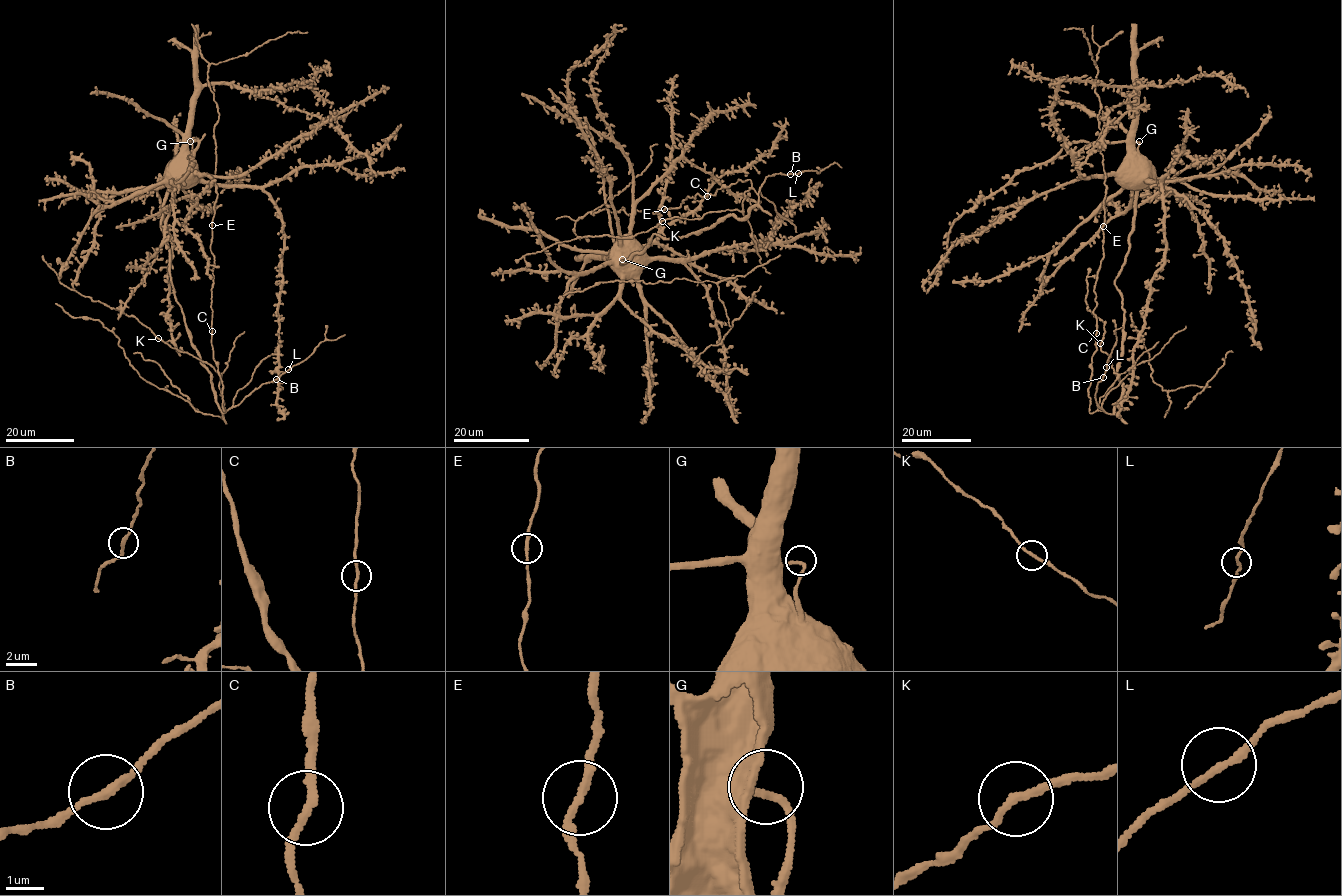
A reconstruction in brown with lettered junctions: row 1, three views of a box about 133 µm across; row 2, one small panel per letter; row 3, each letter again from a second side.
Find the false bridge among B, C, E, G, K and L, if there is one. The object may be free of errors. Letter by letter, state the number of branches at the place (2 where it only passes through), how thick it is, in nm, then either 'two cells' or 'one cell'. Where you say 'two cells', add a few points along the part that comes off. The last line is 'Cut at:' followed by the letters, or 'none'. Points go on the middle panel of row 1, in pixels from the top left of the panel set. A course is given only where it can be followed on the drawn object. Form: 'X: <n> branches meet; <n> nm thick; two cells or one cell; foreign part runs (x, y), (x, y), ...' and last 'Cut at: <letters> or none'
B: 2 branches meet; 200 nm thick; one cell
C: 2 branches meet; 190 nm thick; one cell
E: 2 branches meet; 190 nm thick; one cell
G: 2 branches meet; 190 nm thick; one cell
K: 2 branches meet; 190 nm thick; one cell
L: 2 branches meet; 190 nm thick; one cell
Cut at: none

